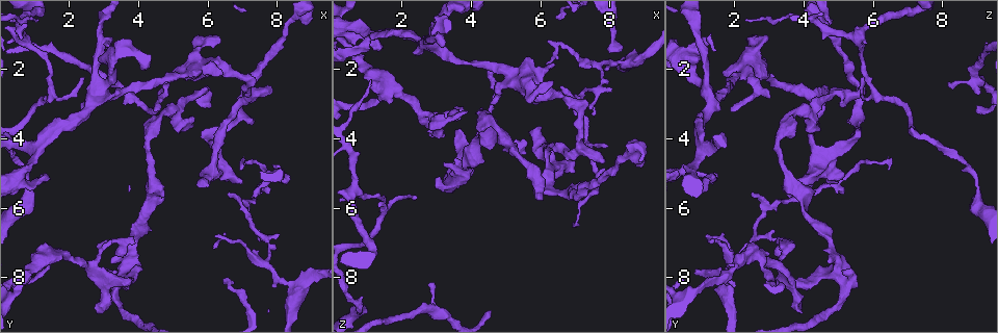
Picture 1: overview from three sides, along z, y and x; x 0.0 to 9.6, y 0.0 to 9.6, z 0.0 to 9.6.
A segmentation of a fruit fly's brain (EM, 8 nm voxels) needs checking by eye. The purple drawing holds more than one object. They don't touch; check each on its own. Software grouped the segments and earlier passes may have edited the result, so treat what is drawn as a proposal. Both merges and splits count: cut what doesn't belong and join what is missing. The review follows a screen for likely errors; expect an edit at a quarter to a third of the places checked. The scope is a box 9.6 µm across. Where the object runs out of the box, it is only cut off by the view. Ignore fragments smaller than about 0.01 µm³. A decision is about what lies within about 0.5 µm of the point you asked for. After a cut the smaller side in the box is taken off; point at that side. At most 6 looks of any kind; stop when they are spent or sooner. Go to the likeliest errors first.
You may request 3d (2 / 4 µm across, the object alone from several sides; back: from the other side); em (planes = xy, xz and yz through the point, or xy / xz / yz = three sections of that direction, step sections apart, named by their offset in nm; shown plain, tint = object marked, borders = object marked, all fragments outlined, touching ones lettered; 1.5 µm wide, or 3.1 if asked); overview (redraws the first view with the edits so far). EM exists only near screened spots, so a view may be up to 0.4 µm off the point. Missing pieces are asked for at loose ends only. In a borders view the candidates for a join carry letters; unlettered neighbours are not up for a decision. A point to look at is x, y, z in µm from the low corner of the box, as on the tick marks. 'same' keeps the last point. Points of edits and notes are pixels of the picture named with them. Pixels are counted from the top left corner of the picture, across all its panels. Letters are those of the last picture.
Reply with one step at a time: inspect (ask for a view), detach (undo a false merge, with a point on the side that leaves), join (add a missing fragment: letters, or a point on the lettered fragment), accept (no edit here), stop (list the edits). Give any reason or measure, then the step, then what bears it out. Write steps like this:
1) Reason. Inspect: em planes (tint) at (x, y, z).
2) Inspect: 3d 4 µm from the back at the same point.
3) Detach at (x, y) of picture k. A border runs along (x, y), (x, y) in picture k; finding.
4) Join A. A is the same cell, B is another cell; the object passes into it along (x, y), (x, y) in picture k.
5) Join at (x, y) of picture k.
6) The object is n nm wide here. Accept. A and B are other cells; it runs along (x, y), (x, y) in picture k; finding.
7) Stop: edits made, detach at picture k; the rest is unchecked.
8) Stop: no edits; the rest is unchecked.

Free end. Inspect: em xy step 8 (borders) at (6.65, 5.60, 2.45).

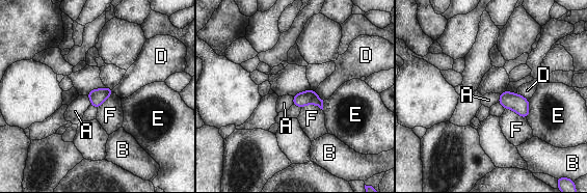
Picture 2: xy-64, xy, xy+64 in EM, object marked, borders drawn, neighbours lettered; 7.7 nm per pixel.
Inspect: em planes (borders) at the same point.

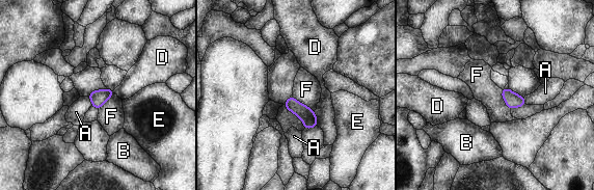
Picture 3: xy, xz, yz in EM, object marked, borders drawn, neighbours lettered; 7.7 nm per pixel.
The object is 110 nm wide here. Accept. A, B, D, E and F are other cells; a border runs along (292, 97), (314, 111) in picture 3; none of them fits.

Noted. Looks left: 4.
An open end. Inspect: em planes (borders) at (4.40, 3.05, 8.95).

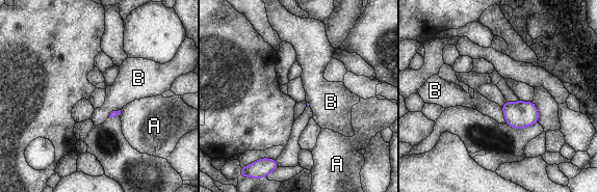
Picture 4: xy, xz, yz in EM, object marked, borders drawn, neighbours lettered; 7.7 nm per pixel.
The longest contact is with B, 130 nm. Accept. A and B are other cells; a border runs along (501, 107), (505, 122) in picture 4; none of them fits.

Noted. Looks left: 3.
Free end. Inspect: em planes (tint) at (3.75, 8.10, 3.15).

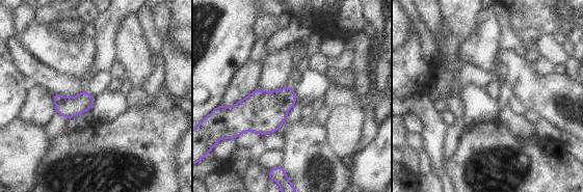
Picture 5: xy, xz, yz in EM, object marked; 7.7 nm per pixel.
See the neighbours. Inspect: em planes (borders) at the same point.

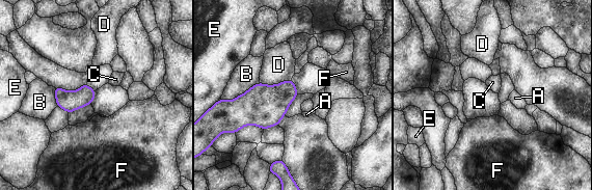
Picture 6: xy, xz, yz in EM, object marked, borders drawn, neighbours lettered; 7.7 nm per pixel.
Accept. A, B, C, D, E and F are other cells; no lettered fragment goes on from it.

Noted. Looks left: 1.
Stop: no edits; the rest is unchecked.

